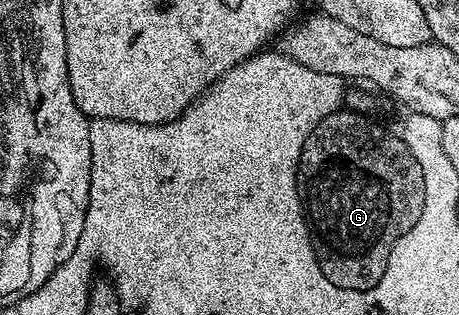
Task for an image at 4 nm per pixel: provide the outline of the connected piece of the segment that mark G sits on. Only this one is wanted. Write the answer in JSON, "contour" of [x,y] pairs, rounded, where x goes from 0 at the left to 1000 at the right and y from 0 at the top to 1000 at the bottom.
{"contour":[[[741,346],[702,378],[691,397],[691,410],[682,410],[682,422],[673,422],[673,435],[656,473],[651,546],[643,565],[651,578],[651,635],[660,654],[660,695],[669,705],[669,740],[686,794],[691,829],[699,841],[699,867],[708,867],[708,879],[717,879],[717,892],[725,892],[725,905],[754,924],[795,924],[832,886],[834,860],[843,851],[843,832],[852,813],[852,794],[869,778],[871,759],[891,740],[891,727],[900,727],[900,714],[908,714],[919,651],[926,644],[926,625],[919,619],[924,565],[917,562],[917,530],[908,524],[908,508],[898,486],[891,486],[882,448],[867,425],[850,429],[839,406],[806,390],[797,378],[800,371],[797,362],[778,352]]]}

